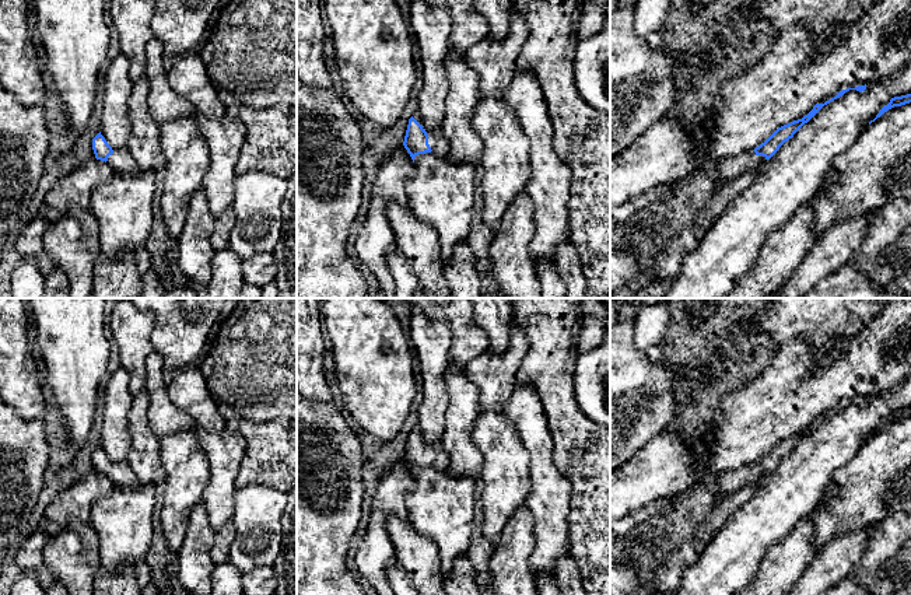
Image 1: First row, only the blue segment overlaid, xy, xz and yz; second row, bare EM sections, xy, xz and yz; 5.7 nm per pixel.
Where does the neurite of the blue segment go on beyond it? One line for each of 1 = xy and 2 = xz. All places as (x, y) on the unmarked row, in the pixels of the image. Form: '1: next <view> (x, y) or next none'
1: next xy (121, 475)
2: next xz (438, 457)

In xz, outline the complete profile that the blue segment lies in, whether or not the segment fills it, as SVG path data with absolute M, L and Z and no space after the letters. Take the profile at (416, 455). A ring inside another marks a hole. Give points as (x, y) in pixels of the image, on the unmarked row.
M418 424L409 433L403 459L413 476L418 468L432 466L441 470L448 465L448 454L444 451L441 442L428 445L423 438Z

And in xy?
M101 445L92 452L92 463L97 473L105 475L113 486L120 489L136 489L139 480L130 465L123 462L112 462Z

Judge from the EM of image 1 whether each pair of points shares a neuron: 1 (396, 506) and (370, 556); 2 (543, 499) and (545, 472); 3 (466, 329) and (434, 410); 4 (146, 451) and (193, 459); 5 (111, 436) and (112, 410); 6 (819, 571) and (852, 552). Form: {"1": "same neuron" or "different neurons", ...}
{"1": "same neuron", "2": "same neuron", "3": "different neurons", "4": "different neurons", "5": "same neuron", "6": "same neuron"}

